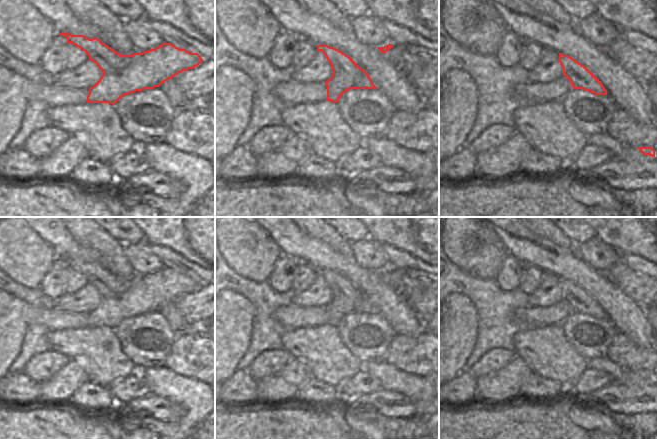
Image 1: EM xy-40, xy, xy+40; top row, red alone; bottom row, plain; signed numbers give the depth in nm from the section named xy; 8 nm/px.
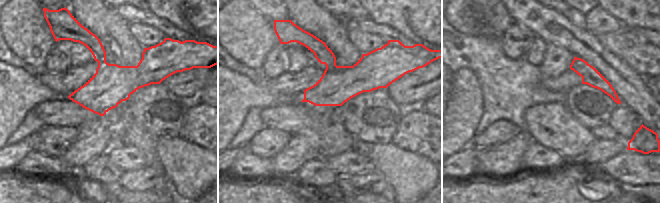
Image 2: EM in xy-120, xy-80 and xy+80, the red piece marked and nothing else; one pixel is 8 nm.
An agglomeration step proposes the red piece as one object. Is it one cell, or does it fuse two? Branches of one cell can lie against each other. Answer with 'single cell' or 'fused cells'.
fused cells

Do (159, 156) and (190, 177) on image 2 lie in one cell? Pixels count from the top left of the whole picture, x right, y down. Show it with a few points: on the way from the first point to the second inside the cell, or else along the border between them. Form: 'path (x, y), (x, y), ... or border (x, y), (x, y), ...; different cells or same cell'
path (167, 157), (182, 169); same cell

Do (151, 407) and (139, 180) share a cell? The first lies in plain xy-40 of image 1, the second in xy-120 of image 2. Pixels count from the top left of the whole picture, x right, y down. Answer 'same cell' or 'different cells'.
same cell

